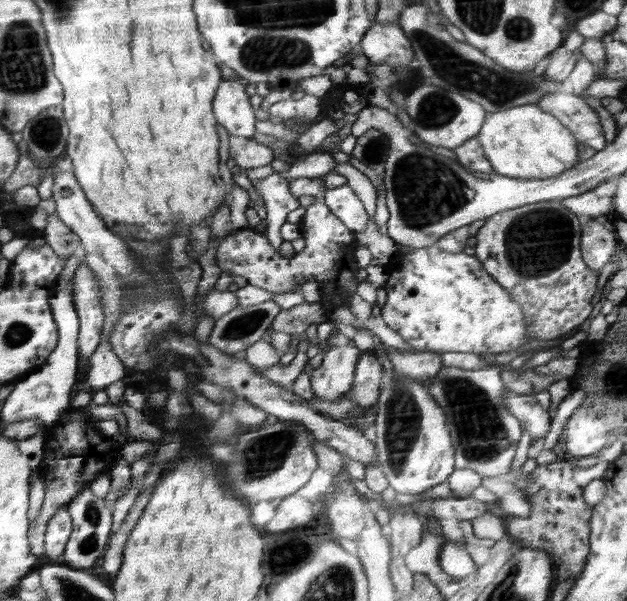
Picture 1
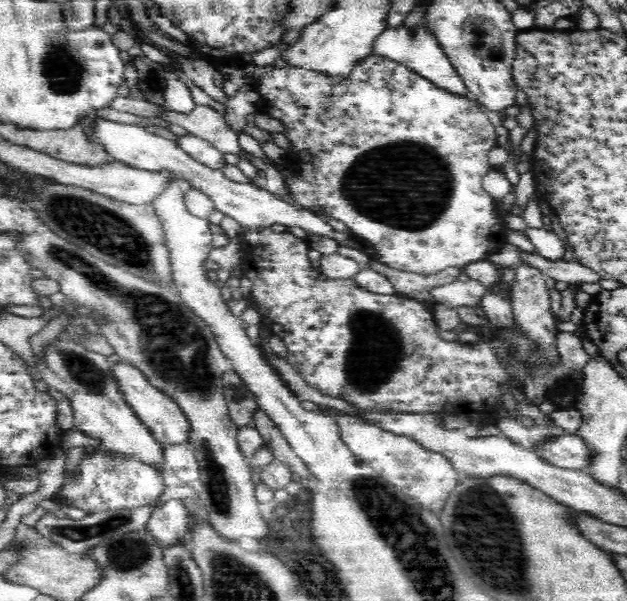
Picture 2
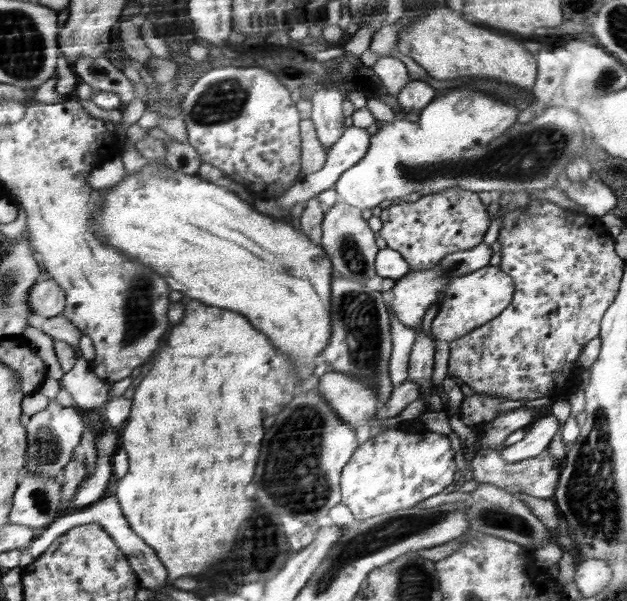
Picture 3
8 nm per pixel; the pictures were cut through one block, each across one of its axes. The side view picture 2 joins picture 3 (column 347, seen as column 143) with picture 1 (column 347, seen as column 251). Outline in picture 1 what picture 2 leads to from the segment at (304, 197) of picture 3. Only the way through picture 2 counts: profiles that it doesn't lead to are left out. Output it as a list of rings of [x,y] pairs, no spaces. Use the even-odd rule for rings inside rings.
[[[348,183],[330,188],[323,192],[323,197],[336,216],[353,231],[363,231],[368,223],[369,216],[364,209],[363,202],[356,196],[354,189]]]

